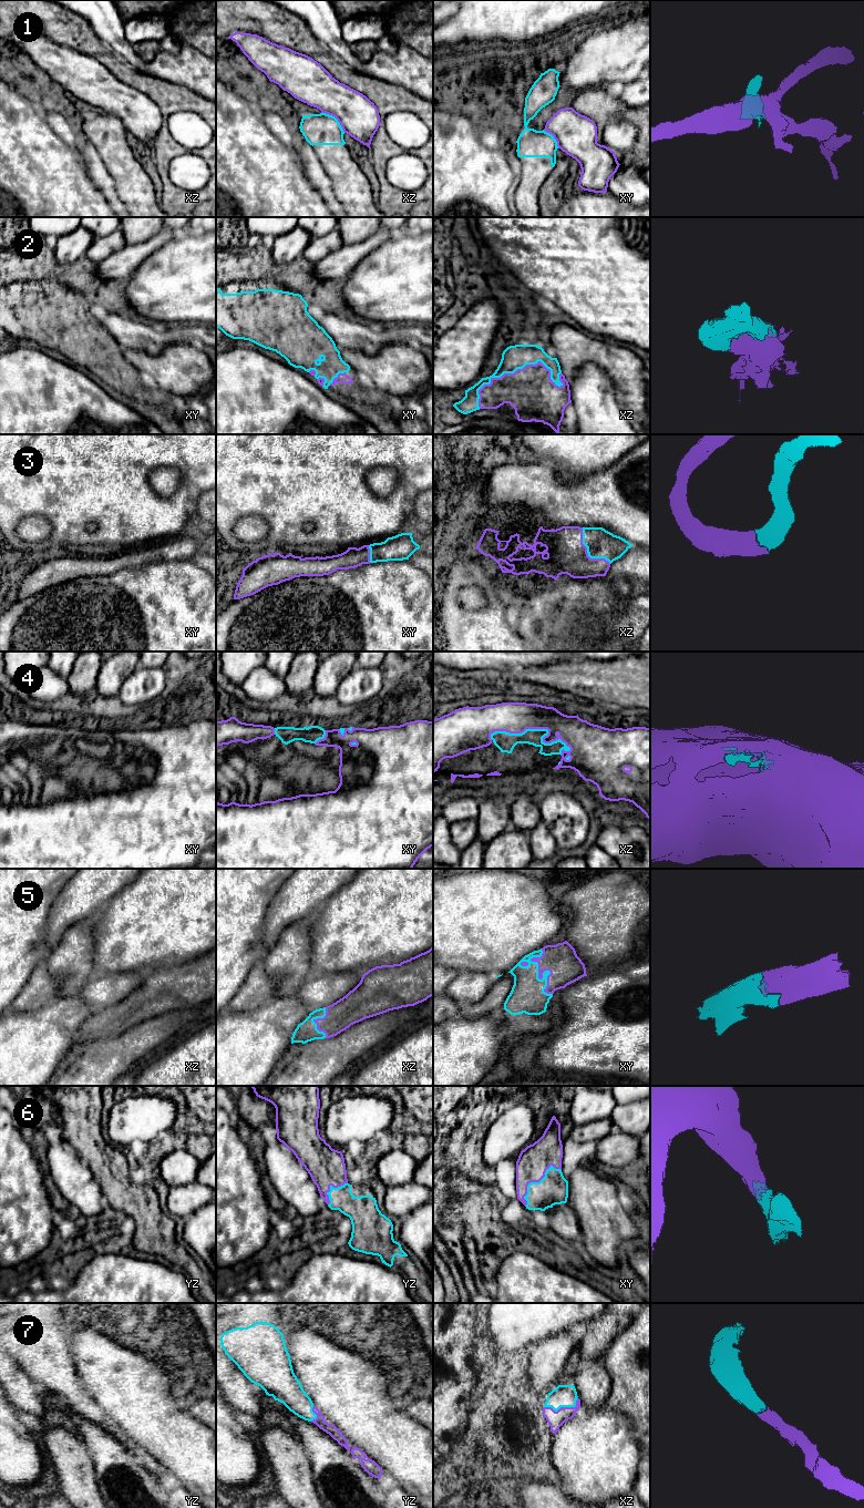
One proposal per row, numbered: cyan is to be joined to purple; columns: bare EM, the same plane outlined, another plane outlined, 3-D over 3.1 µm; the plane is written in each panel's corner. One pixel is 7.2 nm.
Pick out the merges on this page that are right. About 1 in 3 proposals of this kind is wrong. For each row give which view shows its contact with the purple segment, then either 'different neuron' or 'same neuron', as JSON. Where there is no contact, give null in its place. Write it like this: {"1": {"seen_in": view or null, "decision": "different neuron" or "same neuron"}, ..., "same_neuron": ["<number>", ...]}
{"1": {"seen_in": "xz", "decision": "different neuron"}, "2": {"seen_in": "xz", "decision": "same neuron"}, "3": {"seen_in": "xz", "decision": "same neuron"}, "4": {"seen_in": "xz", "decision": "same neuron"}, "5": {"seen_in": "xy", "decision": "same neuron"}, "6": {"seen_in": "xy", "decision": "same neuron"}, "7": {"seen_in": "xz", "decision": "same neuron"}, "same_neuron": ["2", "3", "4", "5", "6", "7"]}

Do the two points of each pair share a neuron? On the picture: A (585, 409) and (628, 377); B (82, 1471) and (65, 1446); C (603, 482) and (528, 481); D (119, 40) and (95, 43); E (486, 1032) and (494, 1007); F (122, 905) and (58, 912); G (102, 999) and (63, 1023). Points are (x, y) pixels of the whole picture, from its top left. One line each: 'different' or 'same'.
A: different
B: same
C: same
D: different
E: different
F: different
G: different

